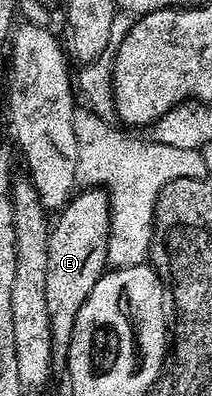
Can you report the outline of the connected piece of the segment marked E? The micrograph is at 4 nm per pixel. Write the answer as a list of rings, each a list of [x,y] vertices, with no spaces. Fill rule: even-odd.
[[[99,187],[78,190],[61,208],[56,219],[57,224],[54,222],[48,228],[46,301],[52,327],[53,354],[60,357],[66,354],[75,317],[79,317],[83,301],[87,301],[91,289],[95,289],[99,277],[107,270],[109,192]]]

